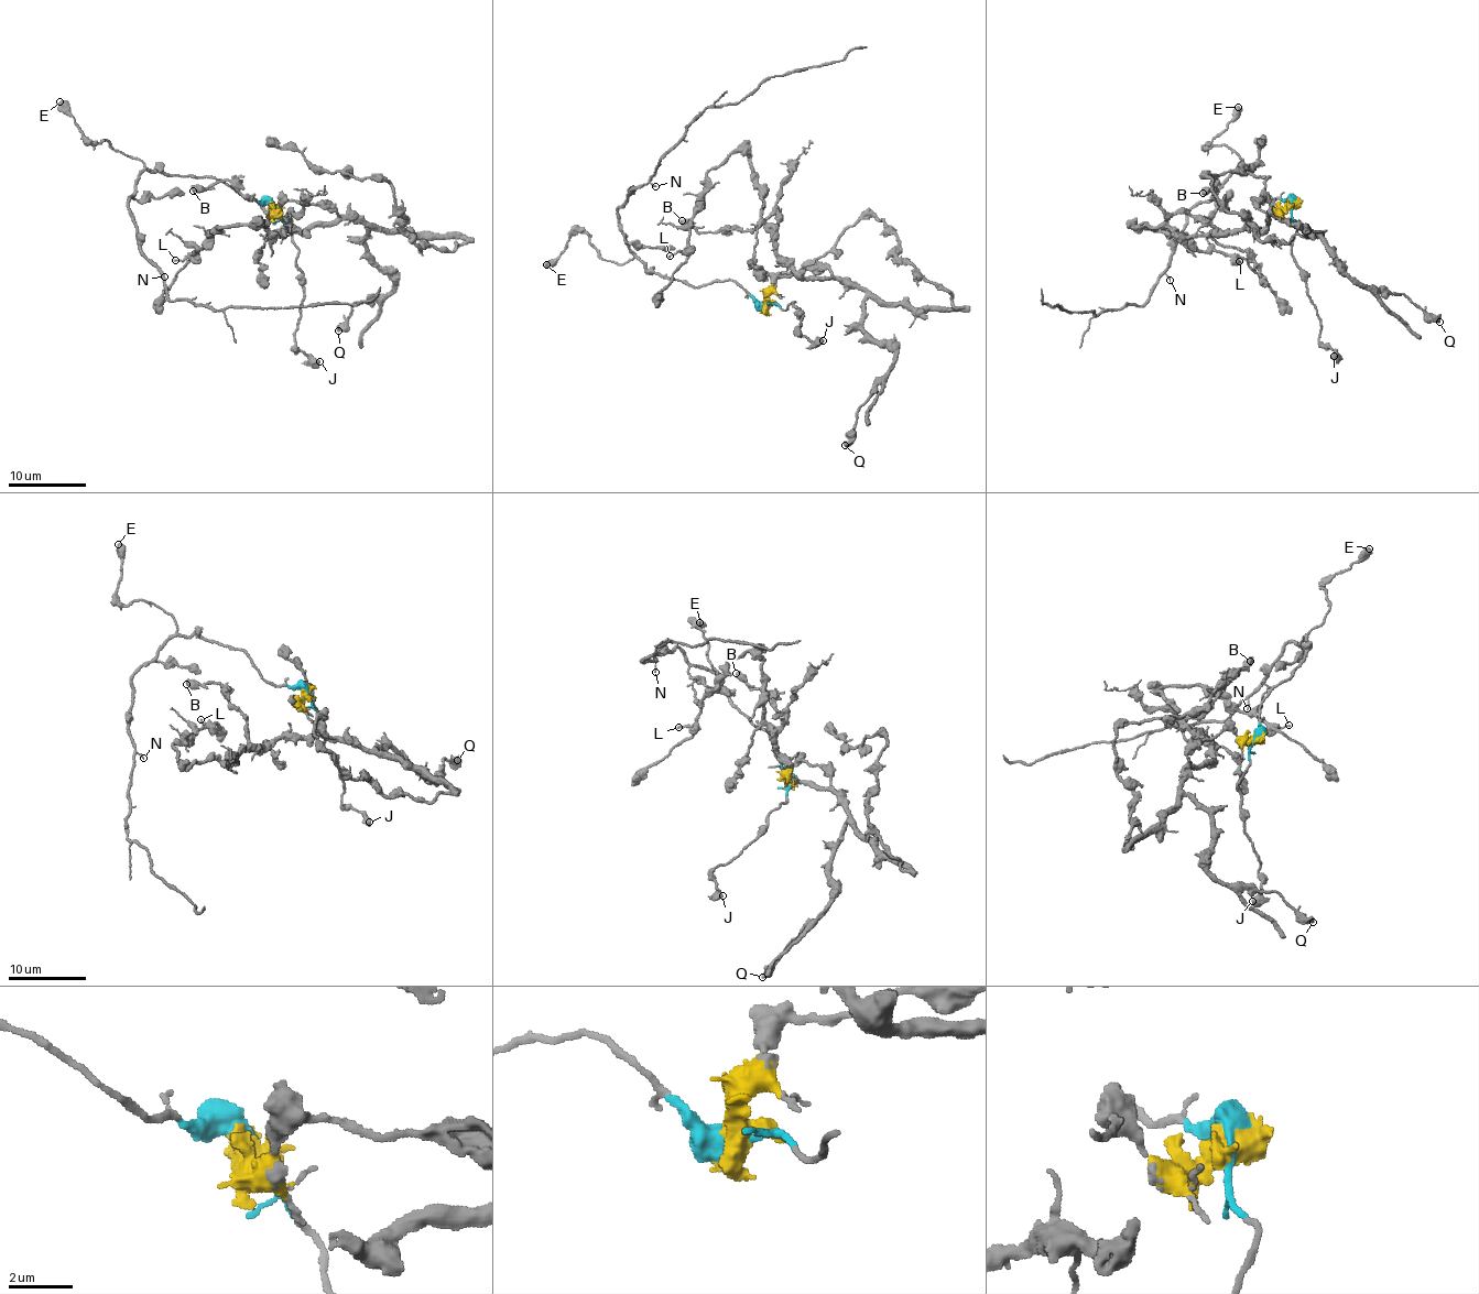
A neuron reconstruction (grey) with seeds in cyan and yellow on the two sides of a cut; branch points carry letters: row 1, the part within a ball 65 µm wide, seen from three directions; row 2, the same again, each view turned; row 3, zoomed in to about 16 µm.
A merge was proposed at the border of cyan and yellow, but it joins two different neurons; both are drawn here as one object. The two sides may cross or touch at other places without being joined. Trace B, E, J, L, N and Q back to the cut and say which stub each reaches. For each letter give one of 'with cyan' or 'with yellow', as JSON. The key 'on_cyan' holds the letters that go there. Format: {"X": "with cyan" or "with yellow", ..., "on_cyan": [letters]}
{"B": "with yellow", "E": "with cyan", "J": "with cyan", "L": "with yellow", "N": "with cyan", "Q": "with yellow", "on_cyan": ["E", "J", "N"]}

